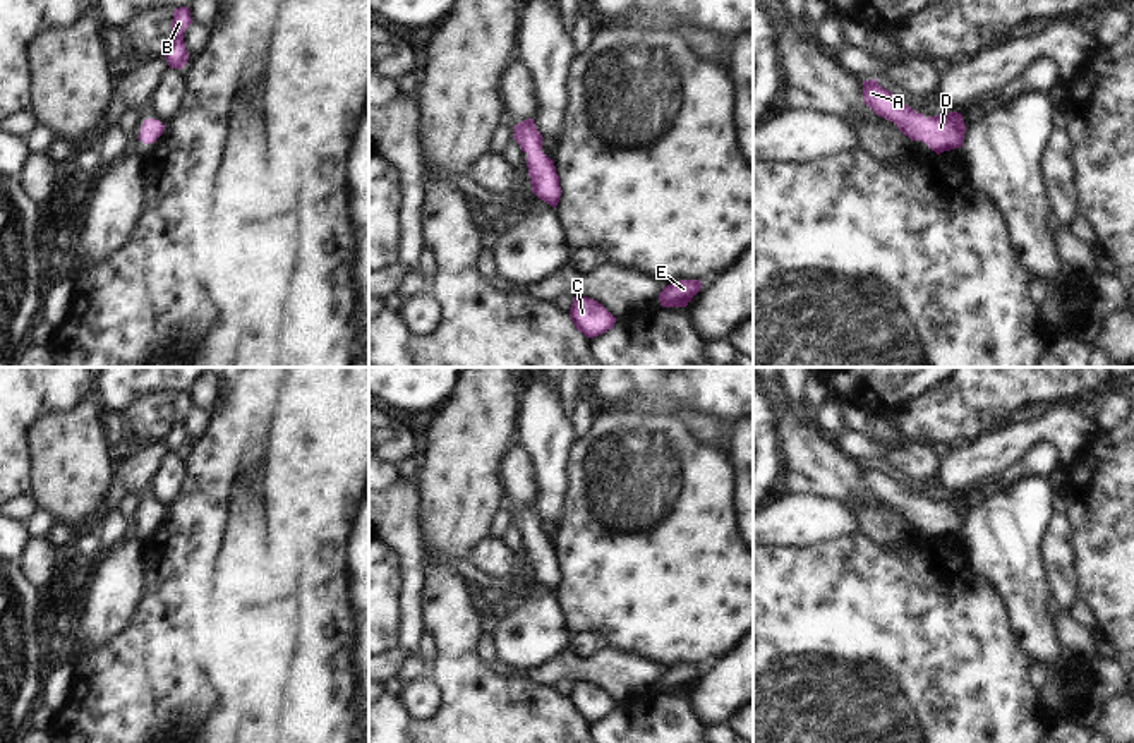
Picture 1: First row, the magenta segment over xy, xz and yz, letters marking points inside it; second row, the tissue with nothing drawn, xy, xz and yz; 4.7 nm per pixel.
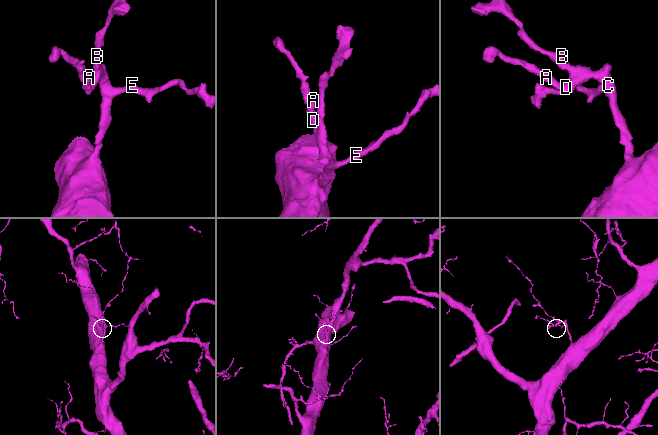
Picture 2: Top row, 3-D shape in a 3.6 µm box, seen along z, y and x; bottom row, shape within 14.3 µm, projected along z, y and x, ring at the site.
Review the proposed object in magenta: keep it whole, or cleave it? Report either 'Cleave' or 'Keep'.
Keep

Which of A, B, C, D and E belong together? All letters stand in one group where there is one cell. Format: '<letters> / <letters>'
A B C D E

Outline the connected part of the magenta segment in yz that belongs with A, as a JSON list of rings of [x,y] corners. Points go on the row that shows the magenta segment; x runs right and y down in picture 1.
[[[877,79],[863,81],[863,101],[875,115],[894,122],[904,136],[911,141],[923,141],[937,154],[962,146],[966,125],[957,112],[926,118],[884,89]]]

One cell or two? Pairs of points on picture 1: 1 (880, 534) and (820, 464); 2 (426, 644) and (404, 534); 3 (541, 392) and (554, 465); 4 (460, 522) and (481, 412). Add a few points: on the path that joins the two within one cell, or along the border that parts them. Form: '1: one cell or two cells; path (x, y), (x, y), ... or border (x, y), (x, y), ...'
1: one cell; path (872, 517), (838, 481)
2: two cells; border (424, 630), (414, 654)
3: one cell; path (541, 410), (548, 447)
4: one cell; path (460, 495), (460, 465), (467, 440)

